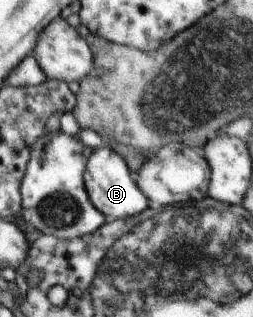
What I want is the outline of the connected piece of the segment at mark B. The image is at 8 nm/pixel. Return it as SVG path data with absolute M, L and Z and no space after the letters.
M109 147L92 149L83 175L88 197L107 220L135 216L146 210L148 199L142 194L134 177L134 173L130 172L124 158Z

